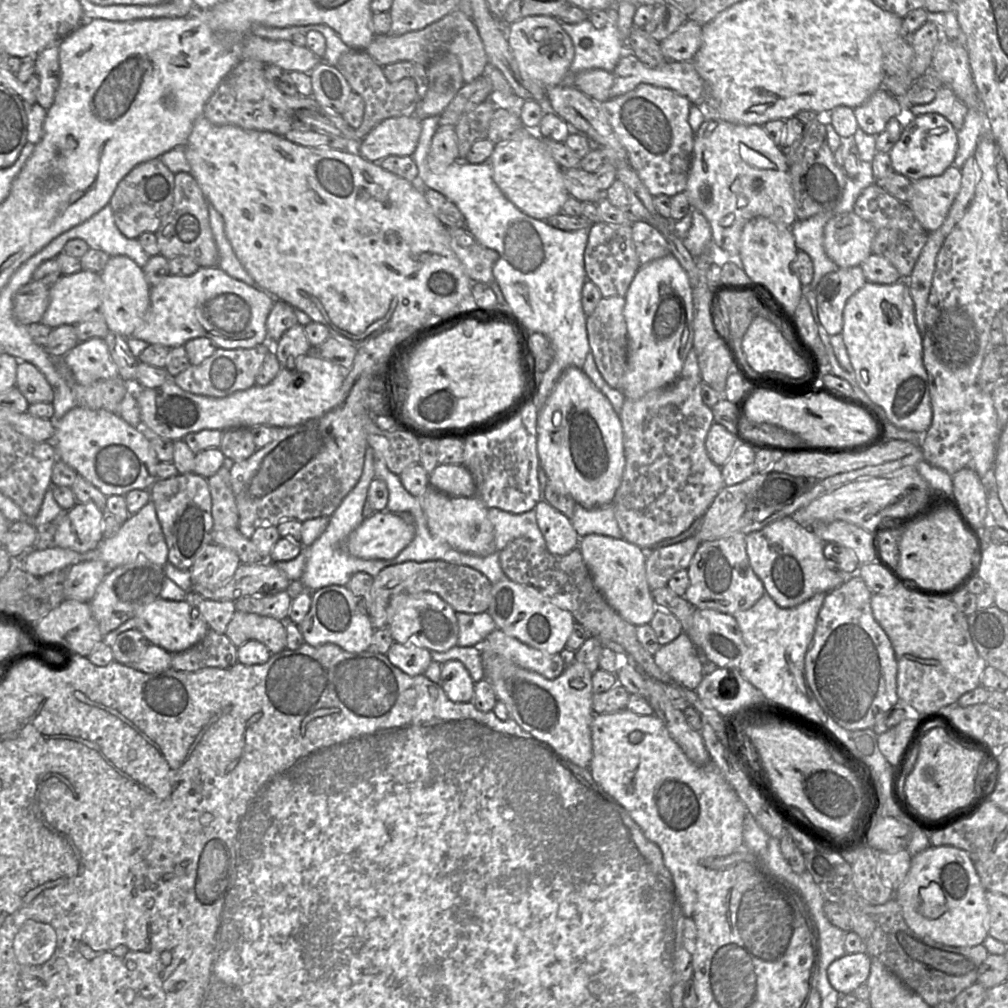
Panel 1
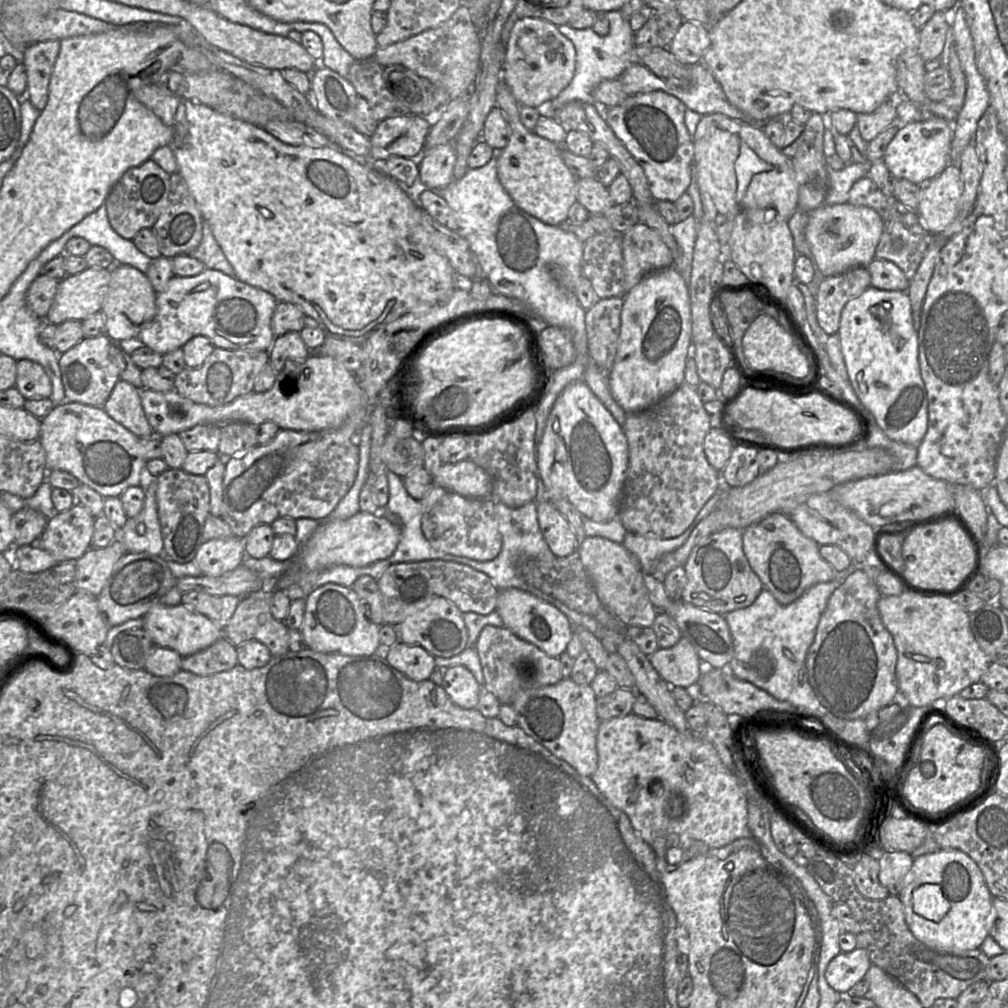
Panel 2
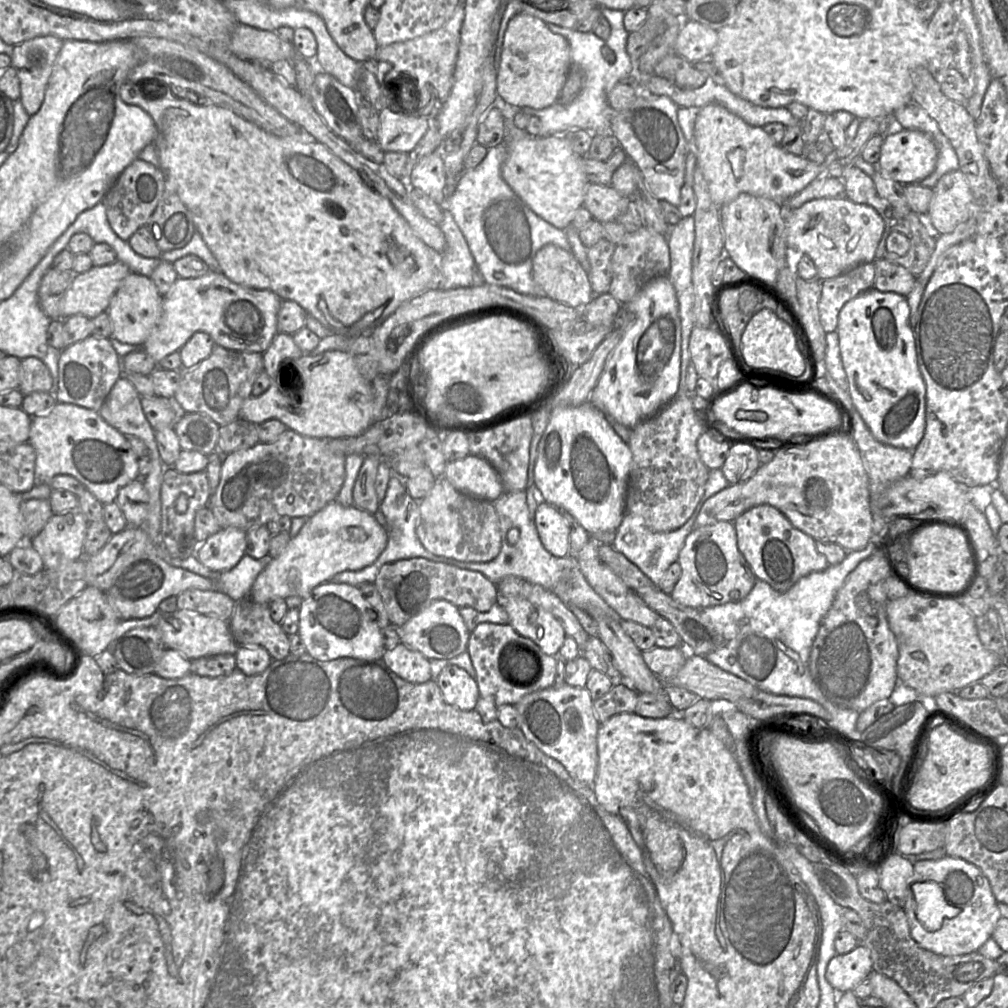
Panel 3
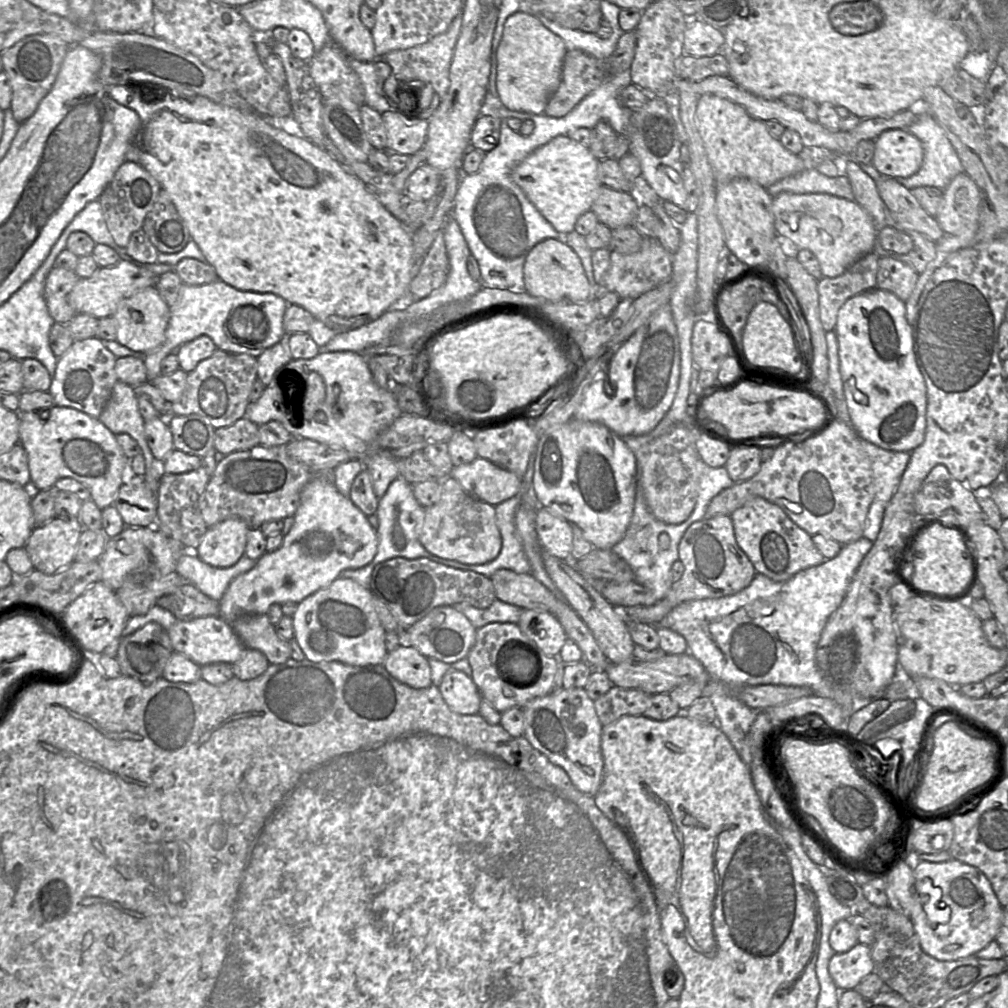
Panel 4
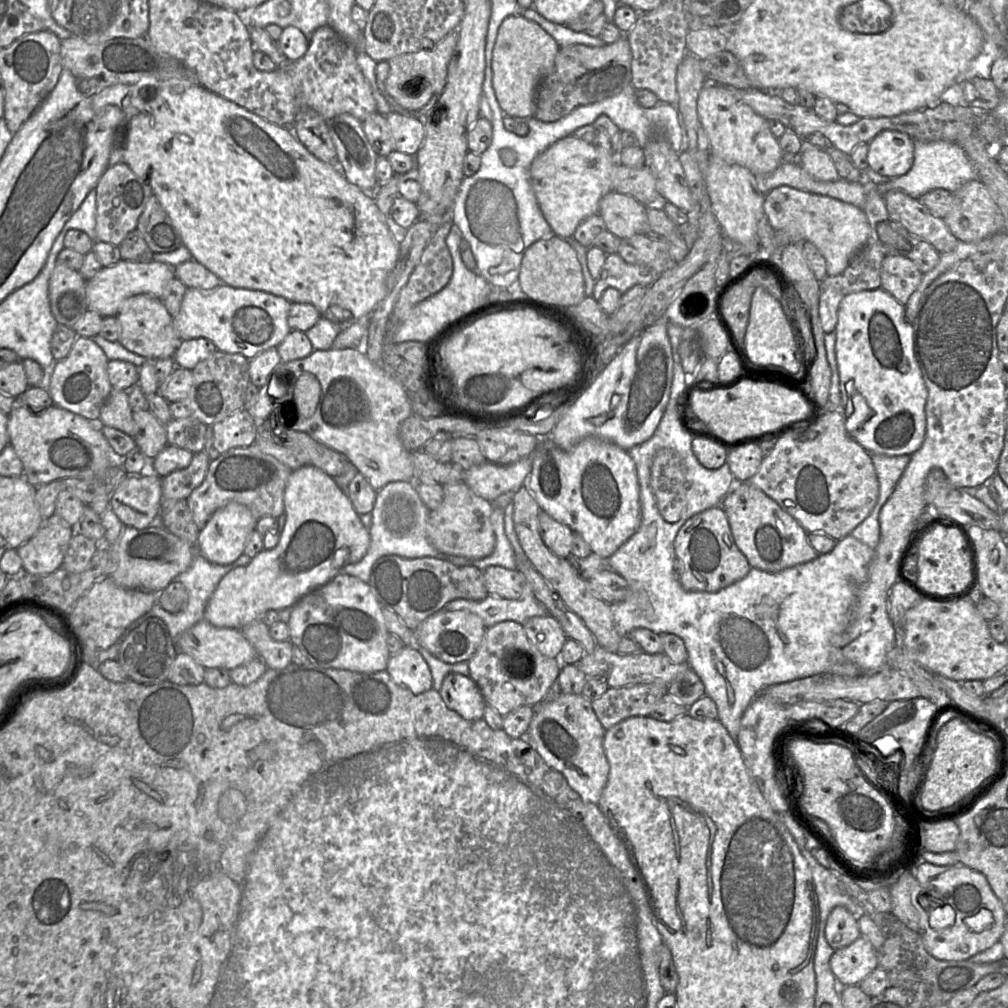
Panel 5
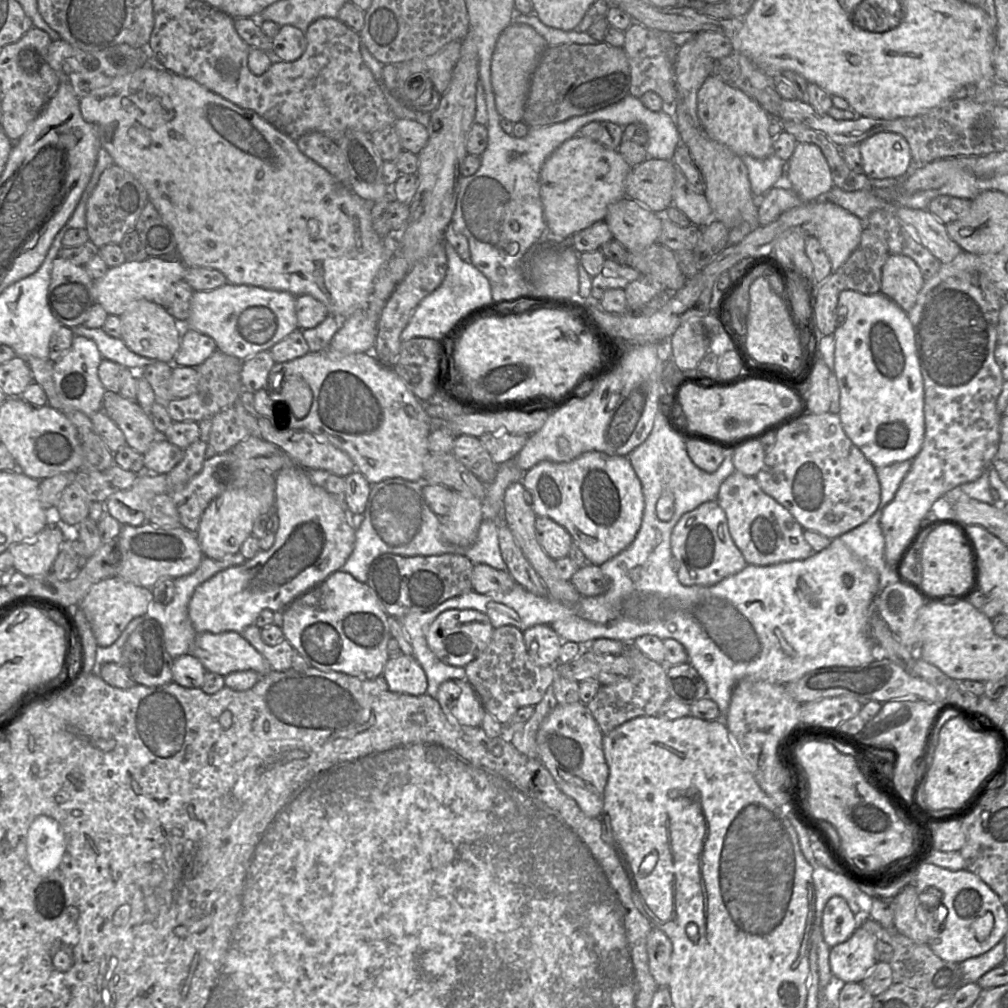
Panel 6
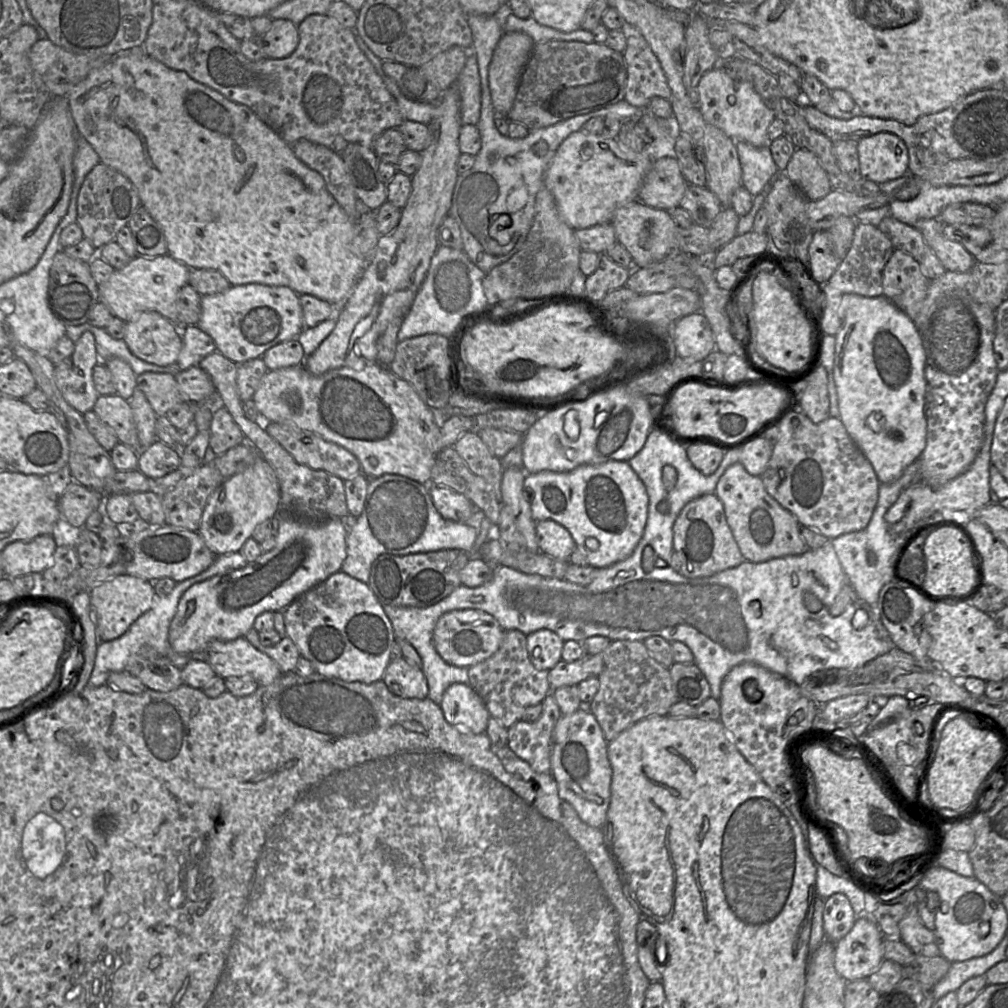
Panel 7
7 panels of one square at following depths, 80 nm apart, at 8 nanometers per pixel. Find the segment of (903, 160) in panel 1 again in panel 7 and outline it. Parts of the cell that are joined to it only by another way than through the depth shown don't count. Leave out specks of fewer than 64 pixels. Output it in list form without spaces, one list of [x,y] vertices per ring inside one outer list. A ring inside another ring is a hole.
[[[878,132],[857,141],[860,175],[877,184],[908,172],[909,155],[904,141],[891,132]]]

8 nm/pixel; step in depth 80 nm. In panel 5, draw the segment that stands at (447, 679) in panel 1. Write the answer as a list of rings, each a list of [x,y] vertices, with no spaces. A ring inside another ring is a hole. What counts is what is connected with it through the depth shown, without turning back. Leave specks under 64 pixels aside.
[[[447,674],[439,693],[445,705],[464,719],[483,719],[486,702],[477,684],[469,676]]]

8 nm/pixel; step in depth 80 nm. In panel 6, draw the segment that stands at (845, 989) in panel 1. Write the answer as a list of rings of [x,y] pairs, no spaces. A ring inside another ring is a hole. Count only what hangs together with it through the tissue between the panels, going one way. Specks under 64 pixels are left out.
[[[860,926],[850,938],[830,949],[829,964],[835,982],[861,983],[877,962],[875,937]]]

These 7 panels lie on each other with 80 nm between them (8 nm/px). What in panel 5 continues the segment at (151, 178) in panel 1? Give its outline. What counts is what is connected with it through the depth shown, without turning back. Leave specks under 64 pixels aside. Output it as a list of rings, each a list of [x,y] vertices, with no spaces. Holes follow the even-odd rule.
[[[119,162],[108,167],[96,190],[95,242],[107,242],[119,247],[128,233],[137,227],[137,221],[153,192],[150,185],[139,178],[127,164]]]

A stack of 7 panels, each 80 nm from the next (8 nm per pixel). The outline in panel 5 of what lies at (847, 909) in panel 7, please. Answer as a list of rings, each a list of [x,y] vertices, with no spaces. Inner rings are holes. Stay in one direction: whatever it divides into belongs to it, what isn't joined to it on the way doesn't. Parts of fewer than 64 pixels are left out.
[[[836,906],[828,916],[825,937],[834,949],[844,948],[861,936],[855,917],[842,906]]]

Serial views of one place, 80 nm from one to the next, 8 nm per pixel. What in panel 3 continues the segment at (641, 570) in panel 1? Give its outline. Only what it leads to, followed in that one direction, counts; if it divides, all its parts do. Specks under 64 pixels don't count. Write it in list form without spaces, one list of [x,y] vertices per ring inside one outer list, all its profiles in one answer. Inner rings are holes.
[[[591,537],[576,558],[588,584],[622,620],[651,628],[660,615],[601,562],[598,555],[599,545],[601,544]]]

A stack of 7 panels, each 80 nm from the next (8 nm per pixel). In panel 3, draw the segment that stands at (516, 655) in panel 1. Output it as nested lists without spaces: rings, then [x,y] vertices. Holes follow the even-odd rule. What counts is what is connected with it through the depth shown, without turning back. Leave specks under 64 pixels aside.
[[[479,624],[470,634],[467,652],[476,672],[479,696],[491,696],[496,707],[515,705],[525,695],[553,687],[557,672],[557,657],[545,654],[531,639],[520,635],[510,624]]]

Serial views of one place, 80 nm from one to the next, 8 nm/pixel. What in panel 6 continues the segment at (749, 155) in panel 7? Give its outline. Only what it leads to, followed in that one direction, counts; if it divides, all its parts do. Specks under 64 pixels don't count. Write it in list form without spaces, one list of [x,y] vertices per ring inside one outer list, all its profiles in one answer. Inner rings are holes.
[[[771,154],[764,159],[741,156],[748,170],[751,191],[754,196],[765,194],[772,187],[784,182],[786,162]]]

